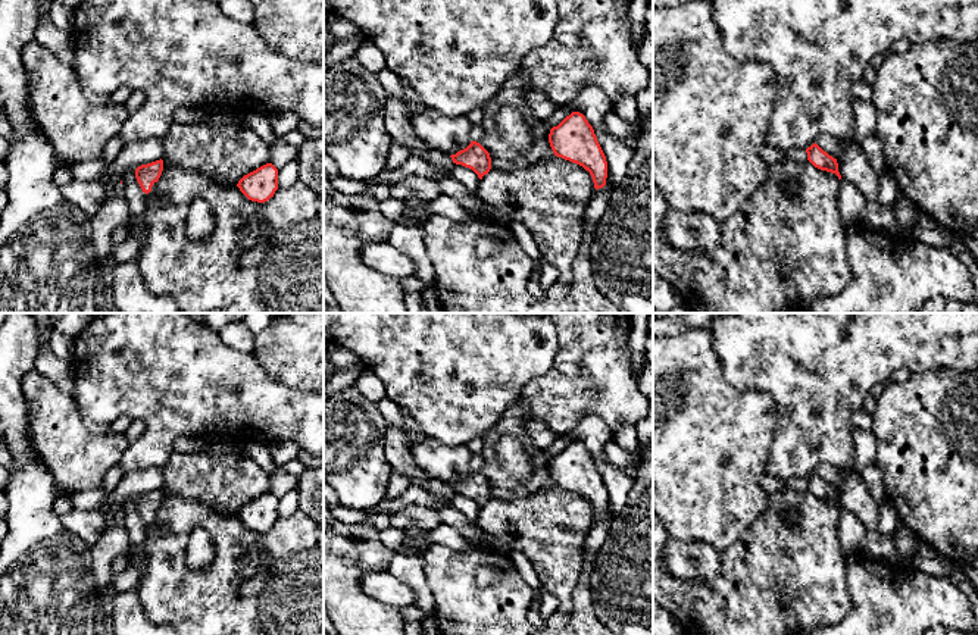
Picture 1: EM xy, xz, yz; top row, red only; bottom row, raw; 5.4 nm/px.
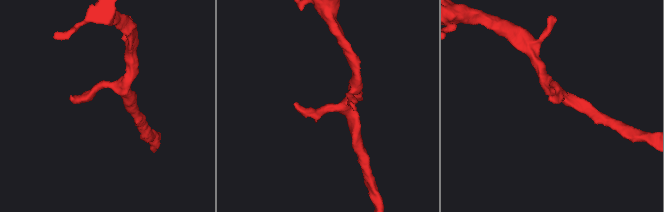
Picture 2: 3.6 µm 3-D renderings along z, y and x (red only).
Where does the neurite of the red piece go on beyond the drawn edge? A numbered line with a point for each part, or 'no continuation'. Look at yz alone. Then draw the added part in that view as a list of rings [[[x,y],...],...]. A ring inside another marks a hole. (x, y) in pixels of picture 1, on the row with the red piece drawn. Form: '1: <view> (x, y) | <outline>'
no continuation

